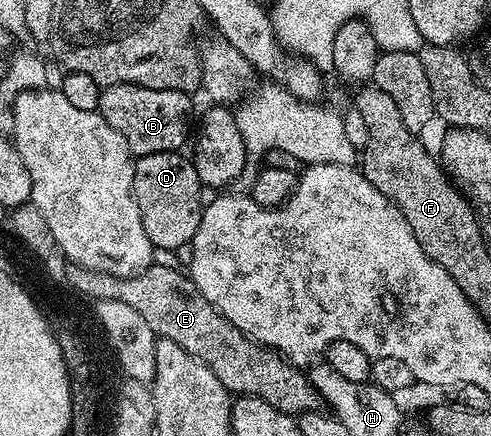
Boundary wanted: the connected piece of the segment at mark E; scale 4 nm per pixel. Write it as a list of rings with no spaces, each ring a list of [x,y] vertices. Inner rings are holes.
[[[153,264],[148,267],[143,274],[136,274],[133,278],[119,278],[106,272],[97,270],[87,270],[85,266],[79,266],[76,271],[71,273],[71,282],[74,287],[80,286],[81,290],[87,290],[88,297],[102,297],[106,300],[122,300],[122,304],[130,304],[134,312],[146,320],[150,330],[156,333],[157,337],[170,339],[186,352],[192,354],[196,359],[209,366],[210,370],[216,374],[218,380],[232,394],[244,395],[261,399],[271,407],[277,408],[283,414],[299,416],[307,412],[318,412],[323,409],[324,401],[318,391],[309,381],[309,375],[301,368],[292,365],[291,361],[280,354],[279,351],[261,345],[253,341],[224,317],[198,292],[191,277],[180,270],[175,270],[172,266],[159,266]]]

